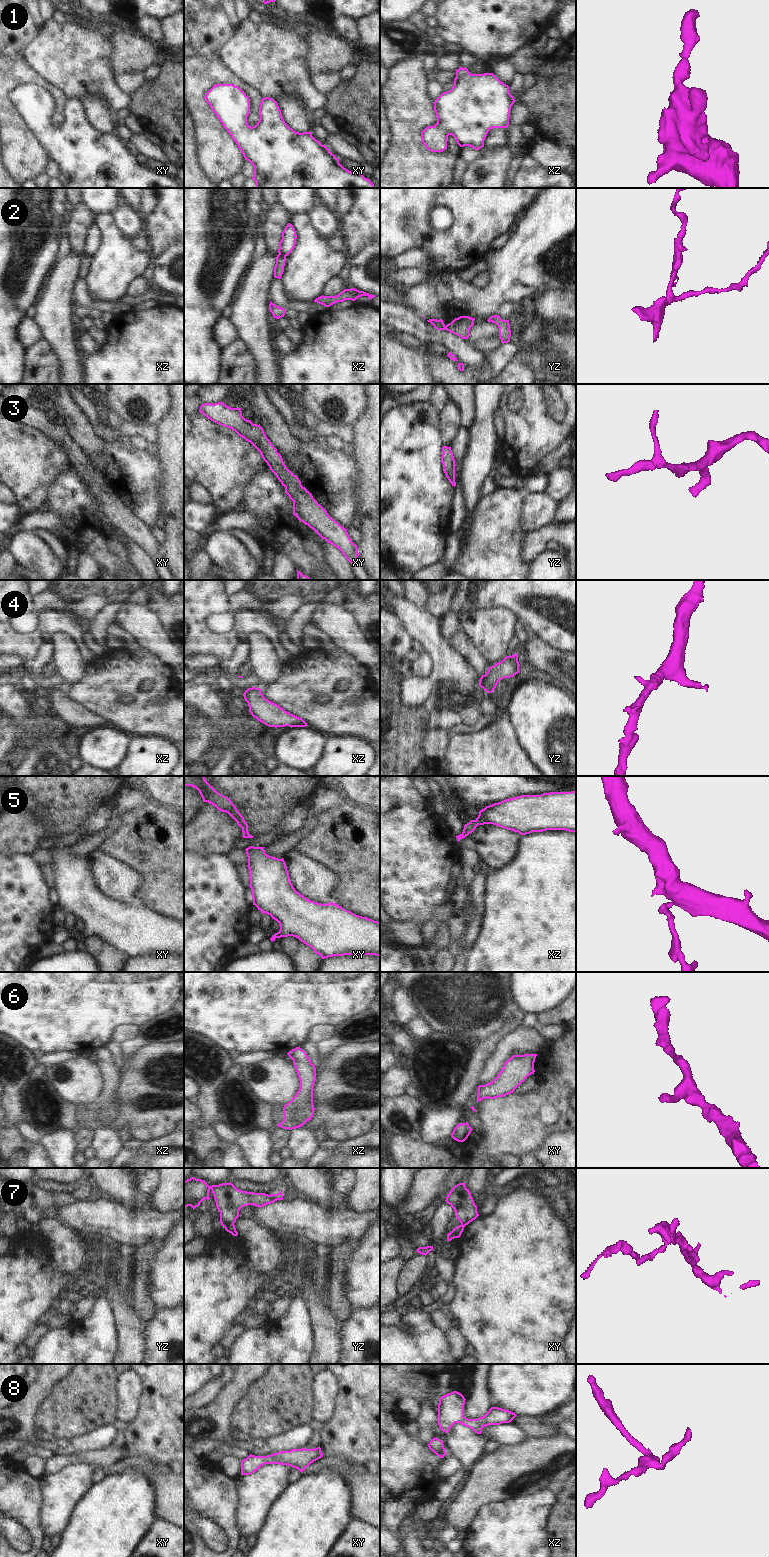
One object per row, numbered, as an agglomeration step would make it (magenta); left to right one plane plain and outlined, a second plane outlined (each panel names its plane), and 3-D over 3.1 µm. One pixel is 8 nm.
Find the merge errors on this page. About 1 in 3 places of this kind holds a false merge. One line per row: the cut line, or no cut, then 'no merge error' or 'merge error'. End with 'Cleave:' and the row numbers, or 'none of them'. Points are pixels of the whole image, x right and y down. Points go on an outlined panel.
1: cut none; no merge error
2: cut xz (279, 253), (285, 256); merge error
3: cut none; no merge error
4: cut none; no merge error
5: cut none; no merge error
6: cut none; no merge error
7: cut yz (233, 1223), (224, 1227); merge error
8: cut none; no merge error
Cleave: 2, 7

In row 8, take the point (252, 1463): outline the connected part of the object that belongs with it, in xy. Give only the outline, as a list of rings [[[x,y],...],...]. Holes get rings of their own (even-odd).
[[[320,1446],[314,1449],[292,1449],[280,1451],[267,1456],[255,1456],[250,1454],[241,1461],[241,1475],[250,1475],[264,1464],[288,1465],[303,1472],[314,1461],[323,1457]]]

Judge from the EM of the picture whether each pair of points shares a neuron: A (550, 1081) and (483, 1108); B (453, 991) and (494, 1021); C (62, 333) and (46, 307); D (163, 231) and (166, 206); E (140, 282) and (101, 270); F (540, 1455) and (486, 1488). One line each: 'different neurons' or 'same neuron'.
A: same neuron
B: same neuron
C: same neuron
D: same neuron
E: different neurons
F: same neuron

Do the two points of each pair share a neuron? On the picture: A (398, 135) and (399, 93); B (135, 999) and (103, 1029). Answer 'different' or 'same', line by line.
A: same
B: same

